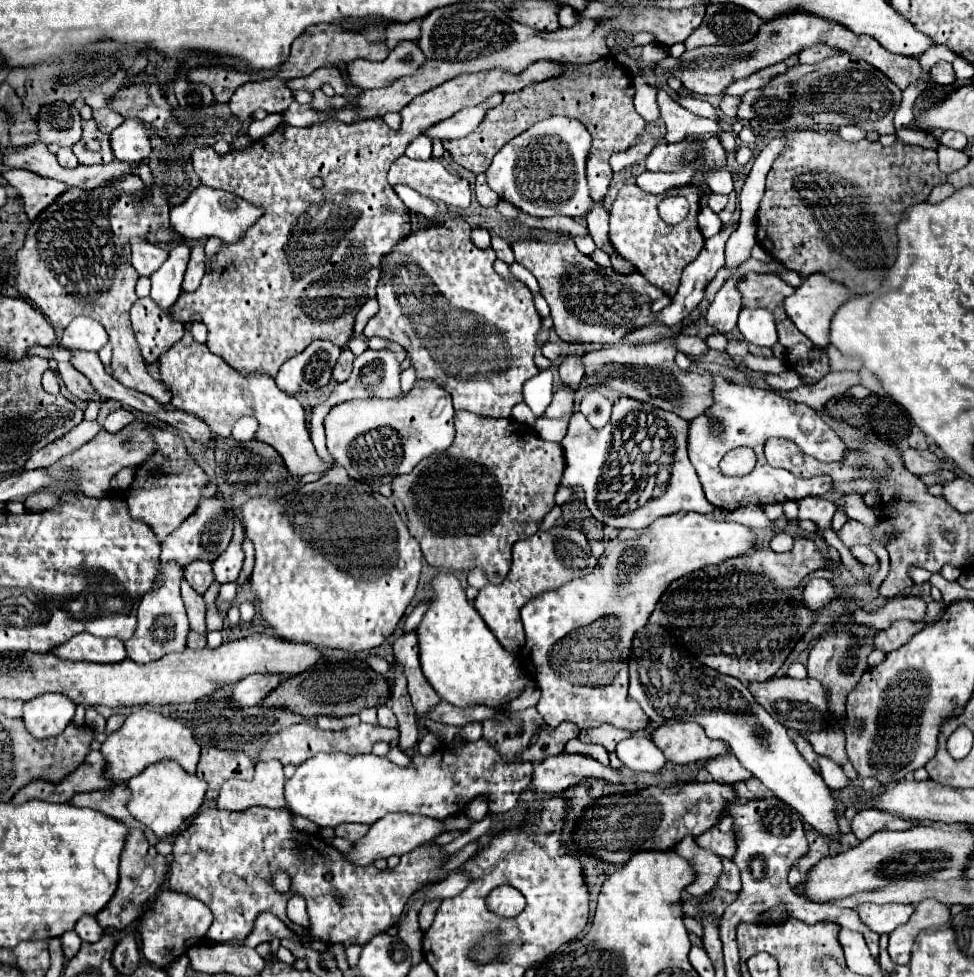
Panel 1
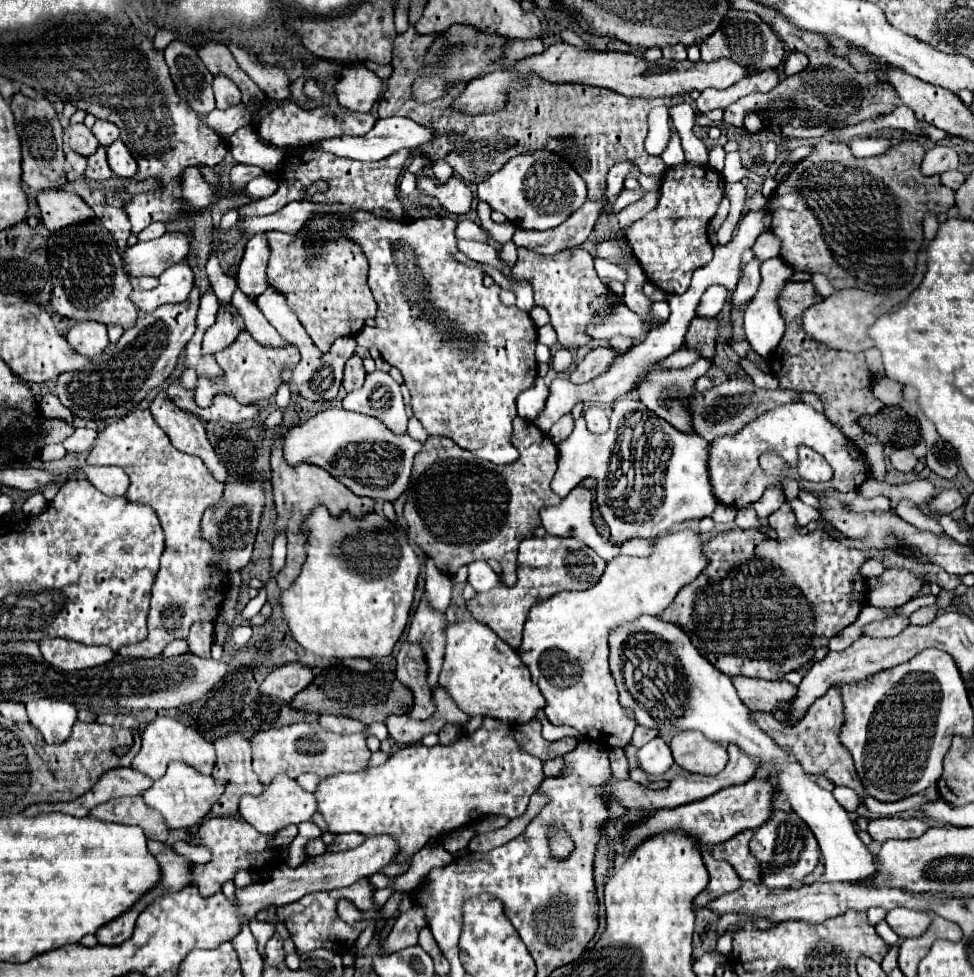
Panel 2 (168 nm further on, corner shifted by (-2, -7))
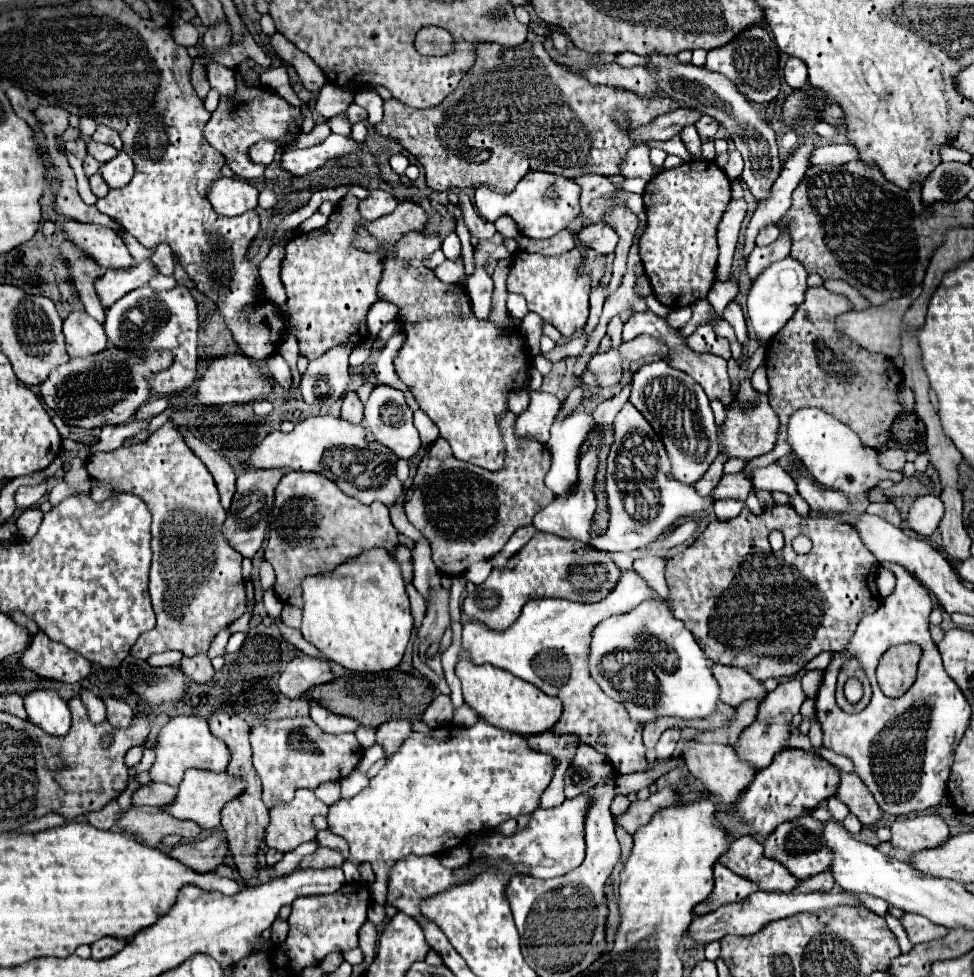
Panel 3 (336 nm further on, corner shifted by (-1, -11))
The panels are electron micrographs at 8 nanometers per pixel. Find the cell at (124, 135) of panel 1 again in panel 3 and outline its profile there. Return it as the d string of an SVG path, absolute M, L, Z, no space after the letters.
M121 150L111 162L103 164L103 166L99 168L99 172L101 172L101 176L105 178L105 182L107 182L109 188L123 188L123 186L127 186L127 184L131 182L131 178L133 178L133 162L131 162L131 158Z

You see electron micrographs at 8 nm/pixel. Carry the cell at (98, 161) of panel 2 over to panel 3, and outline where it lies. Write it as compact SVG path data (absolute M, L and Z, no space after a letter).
M97 172L97 174L93 174L91 178L89 178L89 182L91 182L91 192L97 196L97 198L103 198L103 196L107 196L107 192L109 192L109 186L105 184L105 180L101 178L101 174Z

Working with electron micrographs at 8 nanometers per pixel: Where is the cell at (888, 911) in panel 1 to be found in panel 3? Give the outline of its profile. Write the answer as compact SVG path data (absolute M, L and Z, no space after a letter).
M905 914L901 918L905 930L907 930L907 936L911 940L911 944L921 944L921 942L931 942L931 940L937 940L937 938L943 938L949 930L945 926L939 926L939 924L933 924L929 918L923 918L919 914Z

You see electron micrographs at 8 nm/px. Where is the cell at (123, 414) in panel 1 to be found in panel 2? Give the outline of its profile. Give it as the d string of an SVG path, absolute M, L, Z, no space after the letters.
M134 410L100 430L88 454L88 464L120 466L130 476L126 498L148 504L162 524L166 550L160 558L160 570L152 588L148 638L118 650L122 656L160 658L170 642L188 636L190 624L198 620L212 622L216 618L216 604L222 604L226 596L228 574L212 566L216 560L212 546L200 538L200 518L206 508L218 502L224 484L210 476L200 458L176 450L148 410Z

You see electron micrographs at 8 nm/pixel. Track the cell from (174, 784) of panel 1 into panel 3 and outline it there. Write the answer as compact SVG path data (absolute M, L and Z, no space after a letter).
M187 770L183 782L179 784L179 794L171 806L163 810L179 820L193 820L203 830L217 828L221 822L221 810L229 800L235 800L245 792L245 780L241 776L229 776L227 772L209 772L209 770Z

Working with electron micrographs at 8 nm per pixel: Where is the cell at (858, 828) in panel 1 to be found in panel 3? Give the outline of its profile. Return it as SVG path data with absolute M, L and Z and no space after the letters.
M917 814L915 818L899 818L891 824L891 832L891 844L907 852L937 848L951 836L947 822L937 814Z

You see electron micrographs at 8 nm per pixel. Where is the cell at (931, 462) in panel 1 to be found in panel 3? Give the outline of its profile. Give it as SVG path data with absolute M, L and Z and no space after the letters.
M889 448L885 452L877 452L877 460L885 470L901 470L905 464L905 452L899 448Z

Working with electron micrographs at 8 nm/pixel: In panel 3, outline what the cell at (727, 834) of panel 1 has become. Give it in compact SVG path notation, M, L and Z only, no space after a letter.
M753 836L735 838L727 854L723 854L719 862L735 874L741 874L743 878L761 884L759 888L765 892L793 892L801 884L795 876L789 876L789 870L785 870L783 864L777 864L777 860L767 858L763 854L763 844Z

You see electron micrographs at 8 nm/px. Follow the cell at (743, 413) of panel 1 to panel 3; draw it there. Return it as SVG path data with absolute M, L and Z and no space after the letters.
M797 410L789 420L789 442L793 446L797 460L805 466L805 470L809 470L813 480L817 480L825 488L839 490L843 494L859 494L869 492L877 482L885 478L891 478L895 484L903 480L901 472L883 470L877 464L877 452L869 446L863 446L849 426L841 424L823 410Z

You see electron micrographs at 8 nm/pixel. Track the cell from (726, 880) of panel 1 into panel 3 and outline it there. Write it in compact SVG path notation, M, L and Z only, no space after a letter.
M755 892L755 894L747 896L743 902L725 904L725 906L717 908L715 912L709 912L705 916L695 916L687 934L697 944L705 946L709 942L721 940L727 934L739 934L739 936L755 934L765 924L769 924L773 920L781 920L781 918L787 918L787 916L793 916L793 914L799 914L799 912L823 912L823 910L829 910L829 908L835 908L835 906L841 906L841 904L859 906L855 902L855 898L851 894L845 894L845 892L809 892L809 894L795 894L795 892L791 892L791 894L785 894L785 892Z

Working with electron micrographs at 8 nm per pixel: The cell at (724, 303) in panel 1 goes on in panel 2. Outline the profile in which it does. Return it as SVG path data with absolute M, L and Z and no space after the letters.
M754 258L750 264L746 264L742 268L742 274L740 274L740 280L734 288L734 292L730 294L730 304L734 310L738 310L740 306L746 306L754 294L758 292L758 286L760 286L760 260Z

